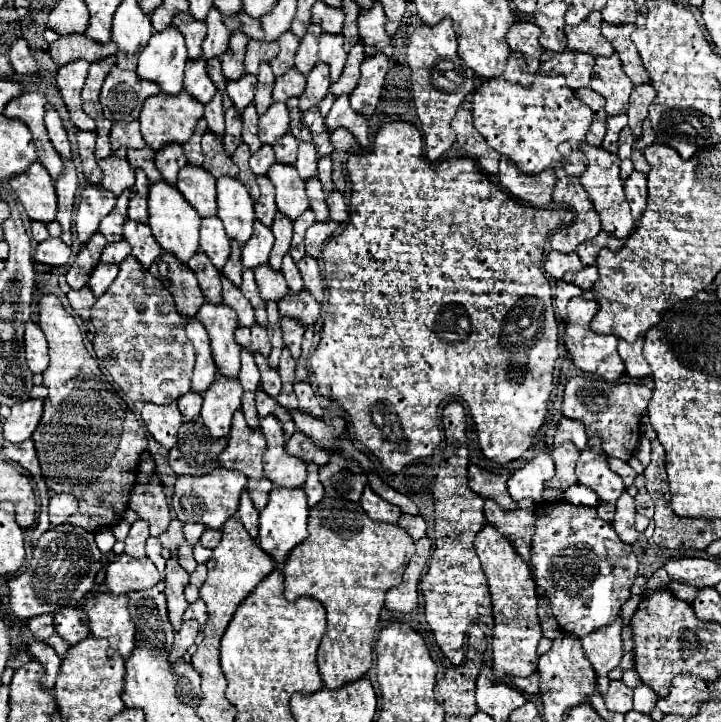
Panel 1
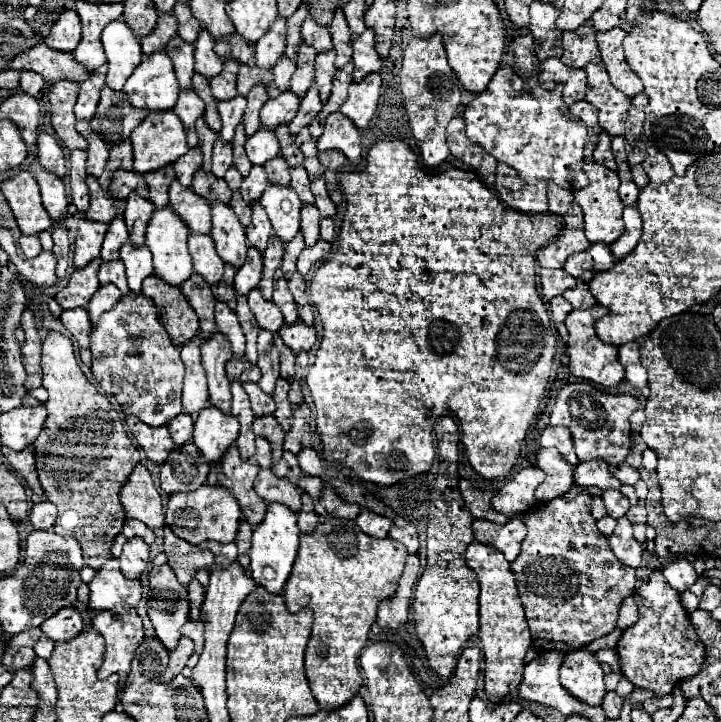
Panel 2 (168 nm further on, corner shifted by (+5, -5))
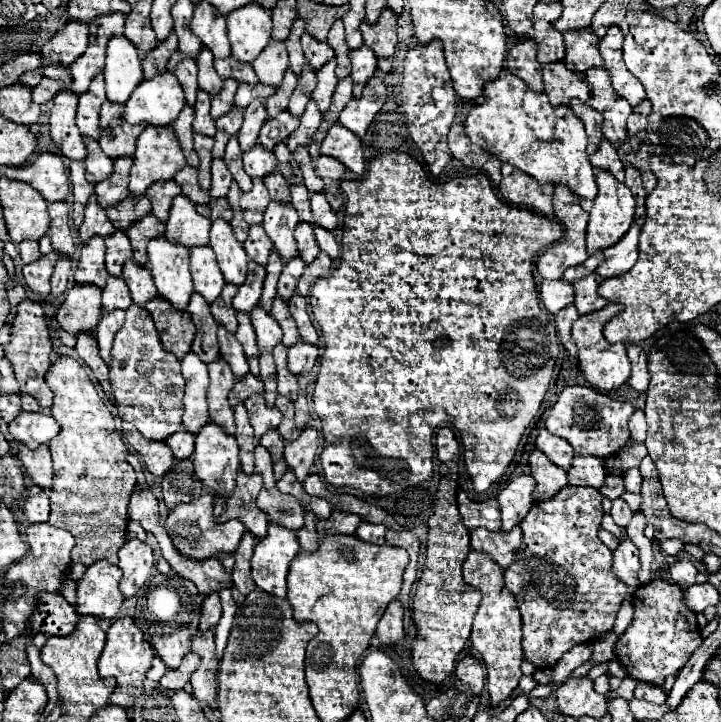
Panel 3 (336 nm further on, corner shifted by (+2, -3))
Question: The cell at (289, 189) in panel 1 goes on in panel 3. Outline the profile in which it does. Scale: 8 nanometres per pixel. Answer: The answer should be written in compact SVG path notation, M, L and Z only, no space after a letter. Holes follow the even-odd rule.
M270 202L266 212L264 212L264 230L268 238L274 244L274 250L284 258L292 260L296 256L296 242L294 242L294 228L298 224L298 214L296 210L286 204L278 206L278 202Z

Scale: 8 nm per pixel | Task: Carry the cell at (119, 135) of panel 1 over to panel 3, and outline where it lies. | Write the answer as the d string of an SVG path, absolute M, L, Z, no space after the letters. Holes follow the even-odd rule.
M120 158L118 162L114 162L112 176L96 184L96 192L94 194L96 194L96 202L102 208L116 206L116 204L126 200L130 166L132 166L132 158Z

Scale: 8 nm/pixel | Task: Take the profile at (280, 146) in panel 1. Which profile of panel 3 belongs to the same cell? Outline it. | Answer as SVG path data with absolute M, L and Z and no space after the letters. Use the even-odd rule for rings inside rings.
M278 172L270 174L270 178L264 178L264 184L266 184L268 192L270 192L270 200L282 202L282 204L288 204L290 202L288 182L282 178L282 174L278 174Z

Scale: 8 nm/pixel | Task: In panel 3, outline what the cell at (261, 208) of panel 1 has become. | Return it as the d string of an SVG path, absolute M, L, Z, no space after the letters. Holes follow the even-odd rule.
M260 224L256 226L250 226L250 232L248 232L248 238L244 242L244 250L248 254L248 258L260 266L266 266L268 262L268 256L272 252L272 242L268 238L268 234L262 230Z

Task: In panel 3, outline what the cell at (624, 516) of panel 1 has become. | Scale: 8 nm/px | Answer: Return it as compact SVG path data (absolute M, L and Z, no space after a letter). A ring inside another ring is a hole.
M624 538L620 542L620 546L618 546L618 550L614 552L612 570L628 586L628 594L634 594L636 588L640 586L640 582L638 582L638 568L640 568L638 548L632 544L630 538Z

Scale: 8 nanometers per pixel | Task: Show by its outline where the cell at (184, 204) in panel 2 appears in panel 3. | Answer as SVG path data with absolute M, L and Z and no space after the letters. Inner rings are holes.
M176 196L172 202L170 218L166 222L166 240L186 248L208 246L208 232L212 222L200 216L186 196Z

